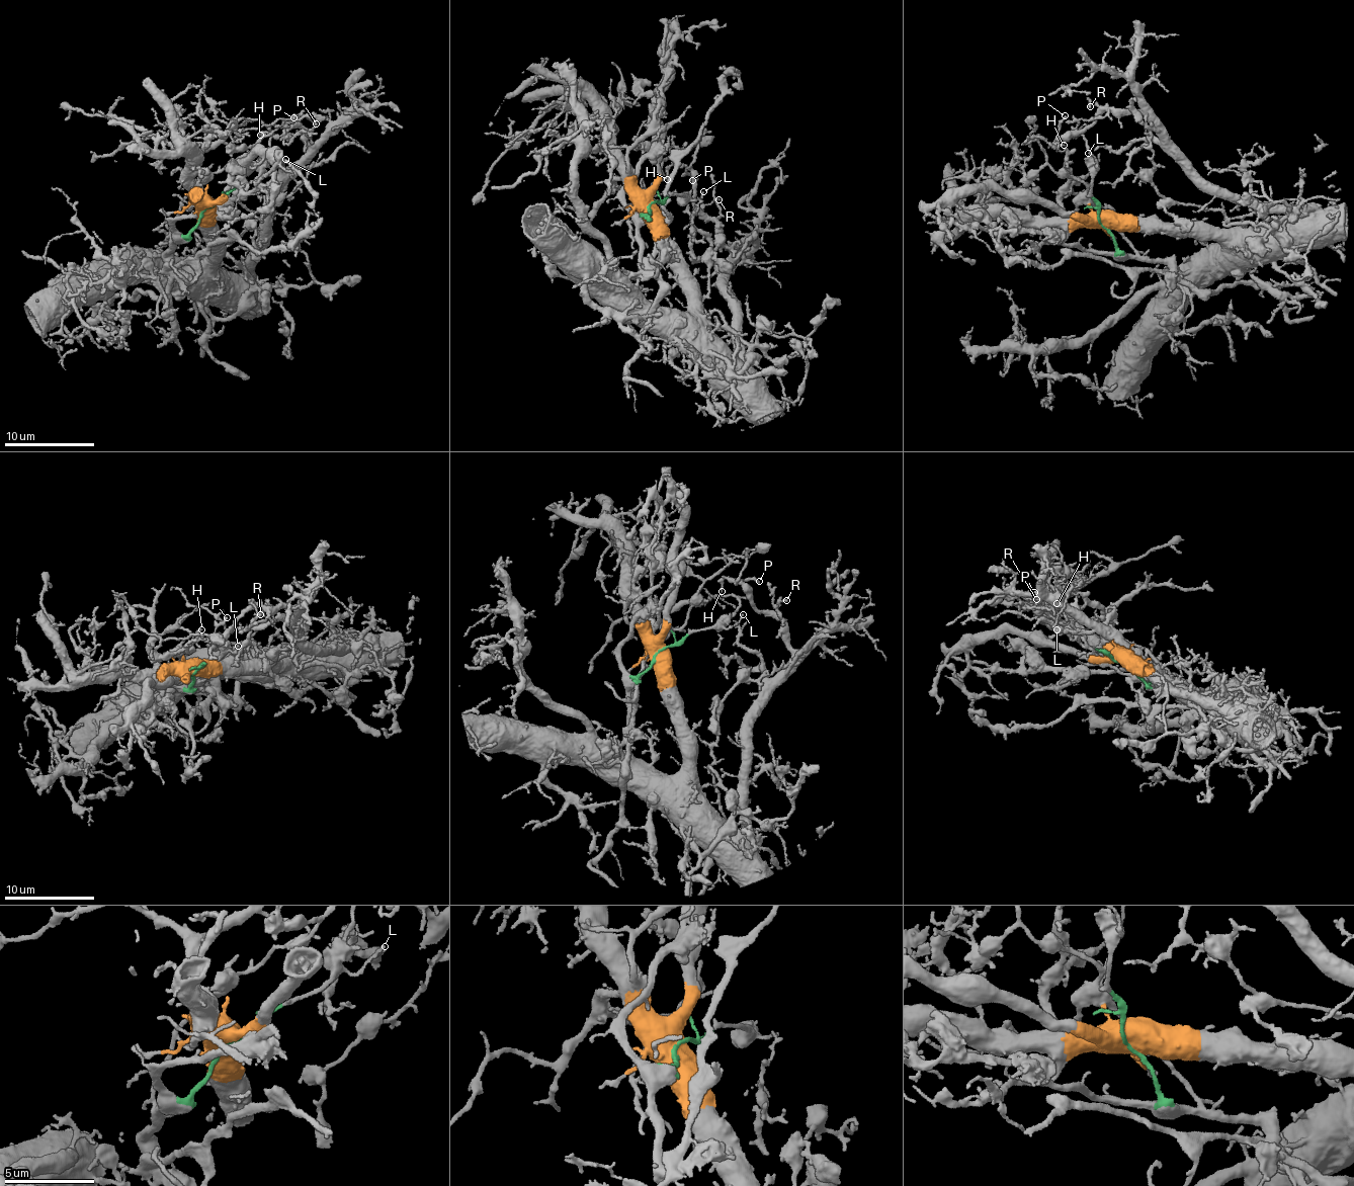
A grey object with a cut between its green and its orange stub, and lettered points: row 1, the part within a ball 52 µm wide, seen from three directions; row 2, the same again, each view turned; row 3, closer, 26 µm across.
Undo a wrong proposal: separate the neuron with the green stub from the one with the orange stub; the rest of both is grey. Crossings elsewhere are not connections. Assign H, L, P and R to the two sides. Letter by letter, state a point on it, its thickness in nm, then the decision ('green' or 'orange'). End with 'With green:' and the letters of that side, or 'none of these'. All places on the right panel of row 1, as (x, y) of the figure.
H: at (1064, 145); 160 nm thick; orange
L: at (1088, 153); 120 nm thick; green
P: at (1065, 115); 240 nm thick; orange
R: at (1090, 106); 170 nm thick; orange
With green: L

